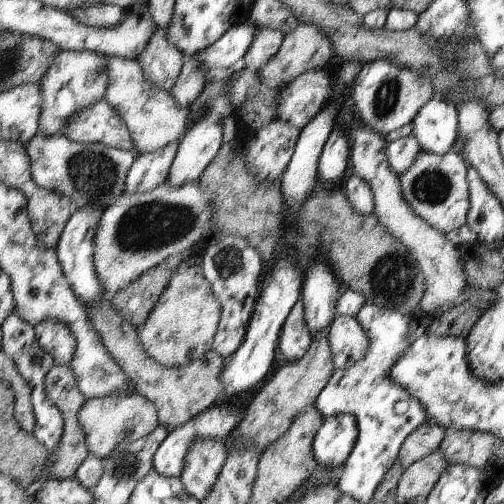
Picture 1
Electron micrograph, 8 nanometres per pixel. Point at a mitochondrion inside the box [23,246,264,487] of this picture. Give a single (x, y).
(127, 464)

